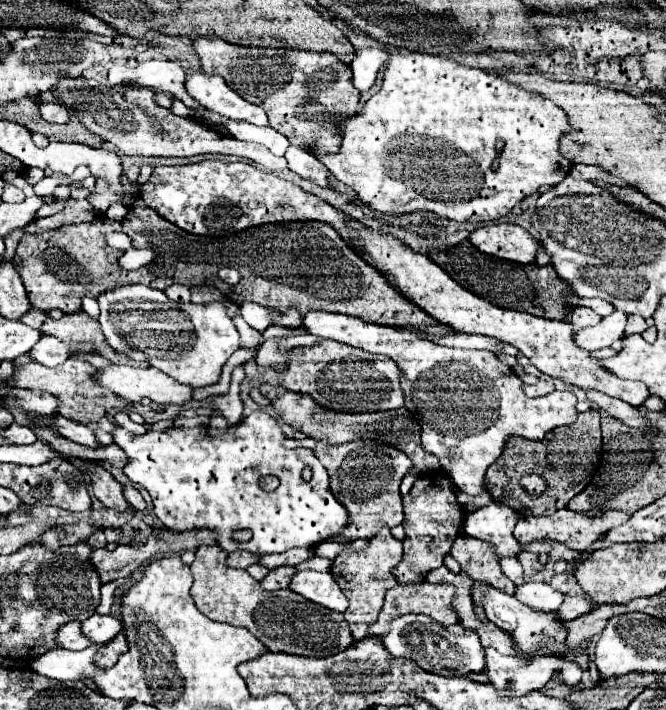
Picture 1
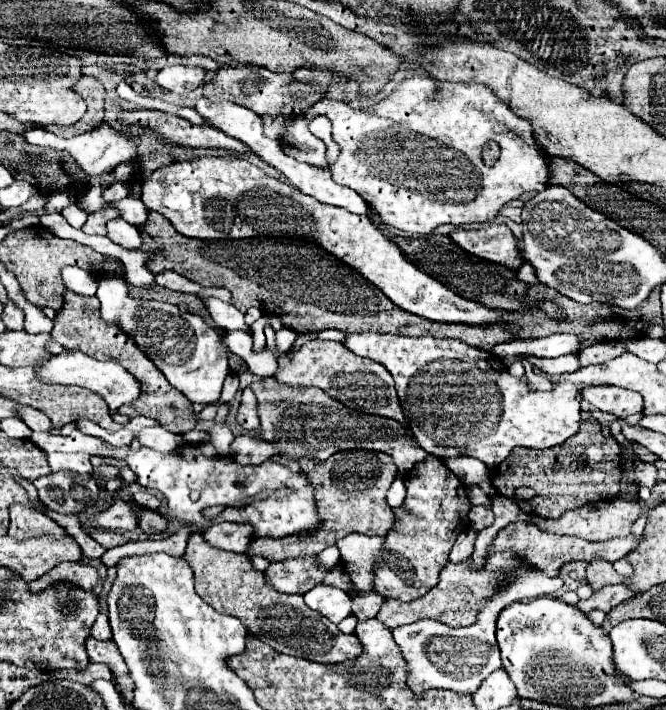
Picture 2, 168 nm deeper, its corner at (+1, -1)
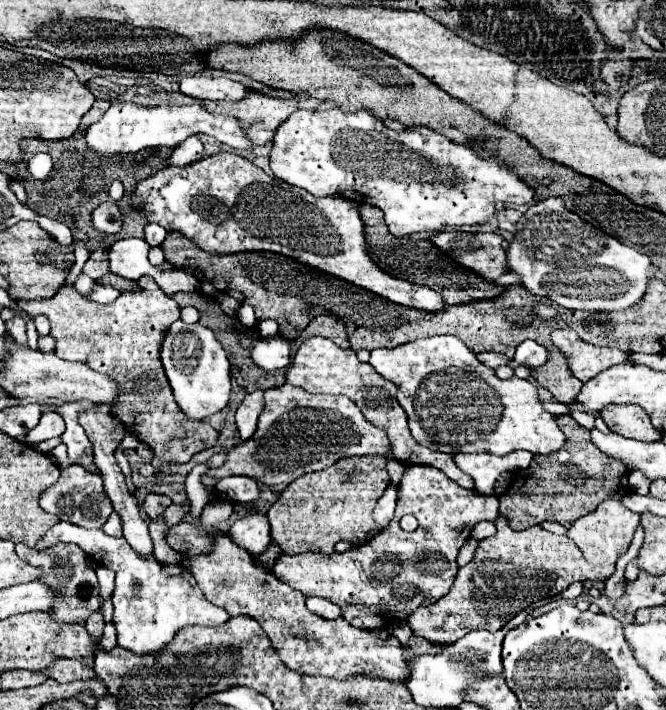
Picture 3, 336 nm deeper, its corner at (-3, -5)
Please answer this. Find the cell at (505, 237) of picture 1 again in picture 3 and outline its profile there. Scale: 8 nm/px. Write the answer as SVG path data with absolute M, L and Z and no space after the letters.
M443 231L431 237L433 245L447 253L461 267L493 281L505 271L505 239L497 233Z

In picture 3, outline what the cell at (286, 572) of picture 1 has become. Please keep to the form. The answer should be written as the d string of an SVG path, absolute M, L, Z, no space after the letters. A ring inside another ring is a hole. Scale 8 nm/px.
M425 465L407 467L397 491L397 509L391 525L369 543L329 557L321 553L283 553L273 567L273 575L305 597L315 595L339 605L343 619L361 629L387 629L393 625L389 619L405 621L417 607L431 605L447 595L457 577L459 567L455 559L461 545L471 537L471 529L477 523L497 519L499 499L457 487L441 471ZM407 513L419 521L413 533L405 533L399 527L399 519ZM431 557L435 559L431 561ZM425 563L431 569L419 569Z

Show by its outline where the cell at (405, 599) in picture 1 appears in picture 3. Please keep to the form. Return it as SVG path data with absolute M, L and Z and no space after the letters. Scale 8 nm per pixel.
M501 514L495 521L497 533L479 541L475 557L459 569L451 591L429 607L419 607L407 625L415 635L433 643L455 643L469 631L485 629L499 631L509 619L541 597L555 597L575 581L605 581L615 571L615 565L589 565L579 547L565 535L553 535L539 525L525 531L513 531Z

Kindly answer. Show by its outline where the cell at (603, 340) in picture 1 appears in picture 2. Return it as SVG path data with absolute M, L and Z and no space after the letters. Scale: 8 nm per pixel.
M555 333L543 339L513 339L507 343L497 343L491 353L497 357L509 355L535 355L535 357L561 357L583 349L585 339L575 333Z

